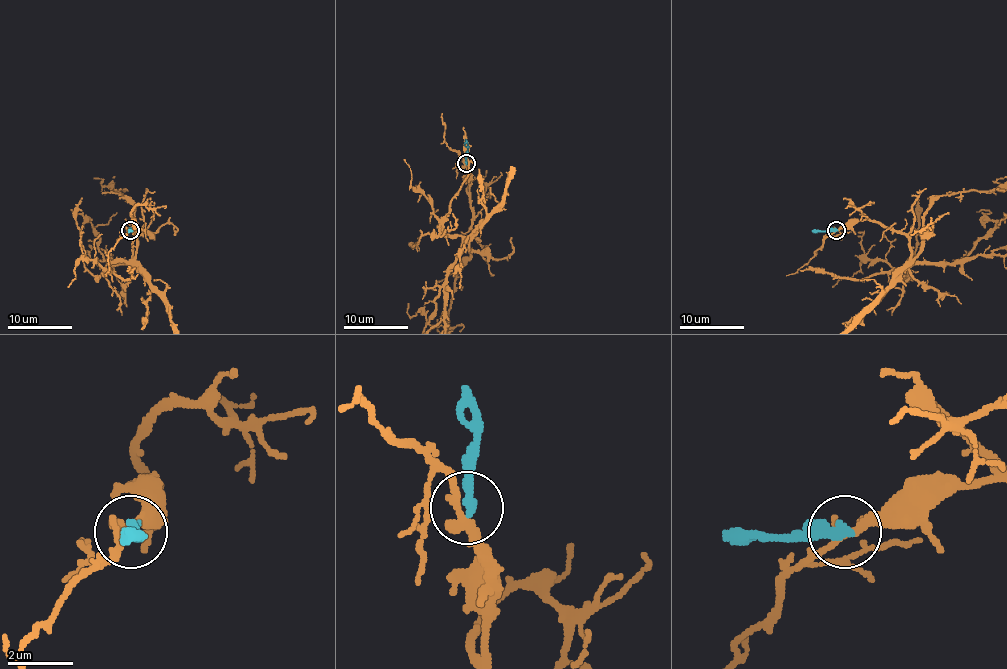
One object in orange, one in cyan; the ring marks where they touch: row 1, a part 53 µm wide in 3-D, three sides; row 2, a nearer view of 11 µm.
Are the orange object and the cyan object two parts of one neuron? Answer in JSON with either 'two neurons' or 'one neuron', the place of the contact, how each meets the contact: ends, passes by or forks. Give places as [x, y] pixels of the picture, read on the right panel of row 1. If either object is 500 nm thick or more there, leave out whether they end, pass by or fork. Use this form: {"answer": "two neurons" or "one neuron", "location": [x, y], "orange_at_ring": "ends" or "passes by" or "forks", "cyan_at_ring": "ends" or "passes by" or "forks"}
{"answer": "two neurons", "location": [836, 230], "orange_at_ring": "passes by", "cyan_at_ring": "ends"}

